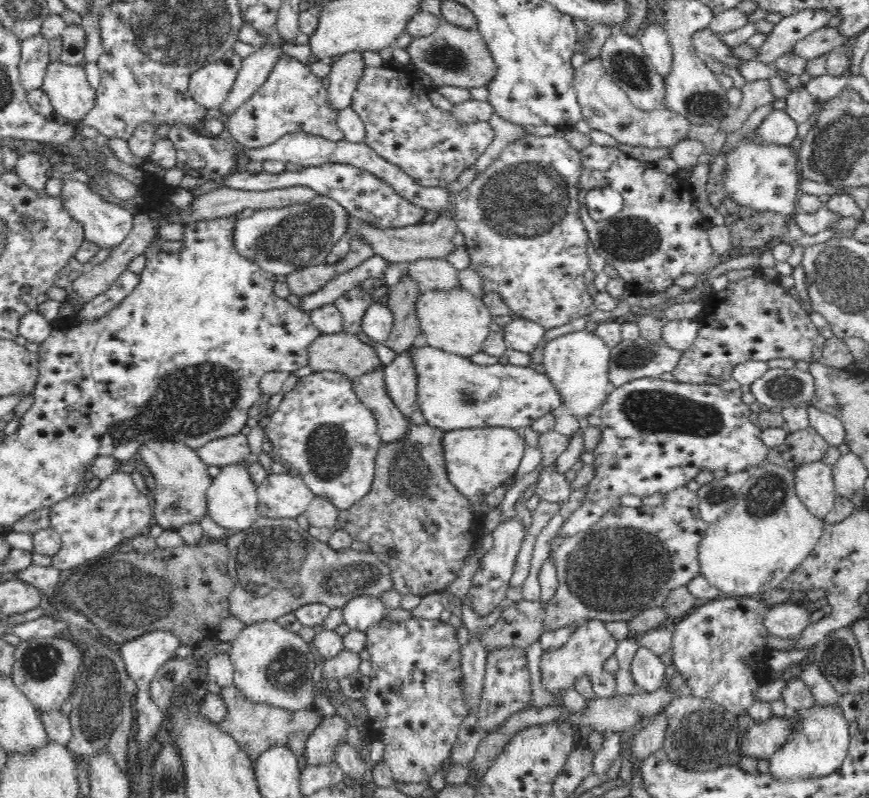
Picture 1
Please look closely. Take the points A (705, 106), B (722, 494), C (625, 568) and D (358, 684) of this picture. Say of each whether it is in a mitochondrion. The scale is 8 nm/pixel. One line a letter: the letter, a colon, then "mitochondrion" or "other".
A: mitochondrion
B: mitochondrion
C: mitochondrion
D: other

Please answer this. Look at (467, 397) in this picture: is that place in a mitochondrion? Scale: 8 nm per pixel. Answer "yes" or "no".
yes

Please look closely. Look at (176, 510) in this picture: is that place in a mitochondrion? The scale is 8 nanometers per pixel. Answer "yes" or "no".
yes

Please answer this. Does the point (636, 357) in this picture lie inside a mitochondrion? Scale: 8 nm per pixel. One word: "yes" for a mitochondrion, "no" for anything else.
yes

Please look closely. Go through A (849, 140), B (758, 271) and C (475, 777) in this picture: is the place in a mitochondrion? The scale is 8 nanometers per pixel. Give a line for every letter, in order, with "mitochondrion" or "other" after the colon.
A: mitochondrion
B: other
C: other

